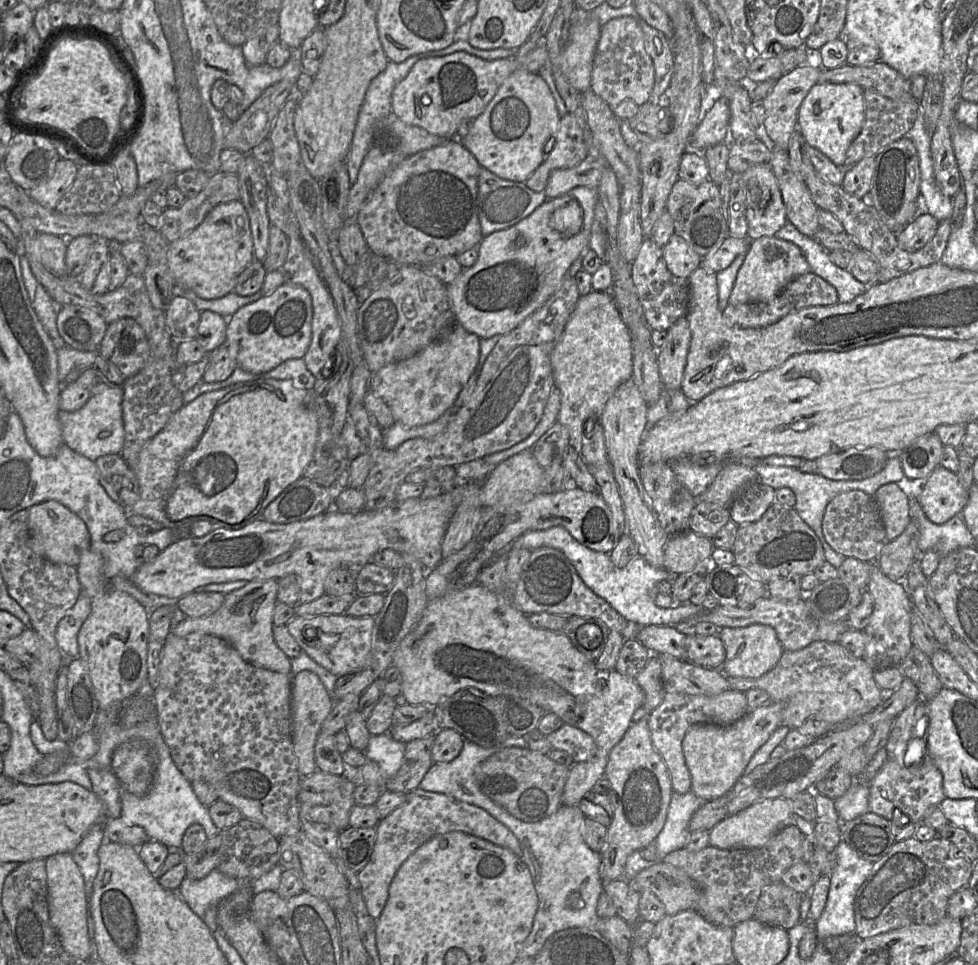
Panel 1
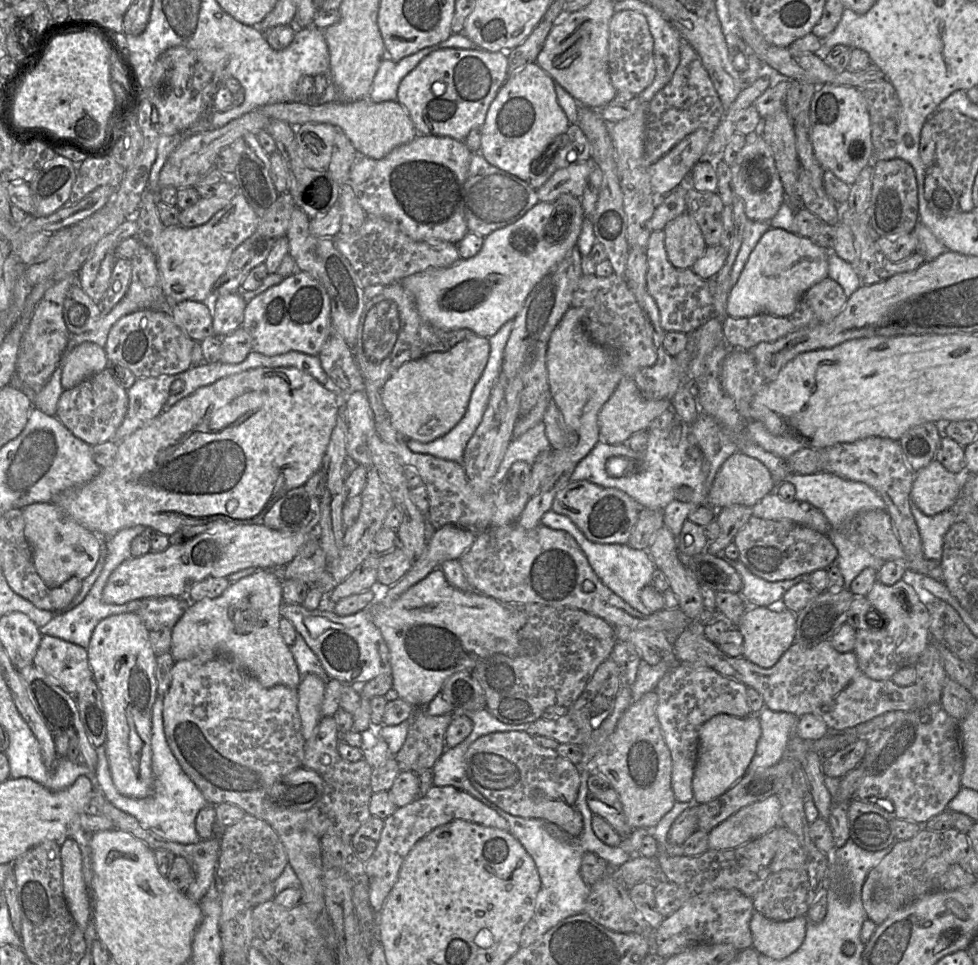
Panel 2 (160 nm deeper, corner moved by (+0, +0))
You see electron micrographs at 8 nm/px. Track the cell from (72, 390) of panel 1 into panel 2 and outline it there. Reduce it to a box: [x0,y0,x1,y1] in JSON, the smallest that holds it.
[56,366,127,446]

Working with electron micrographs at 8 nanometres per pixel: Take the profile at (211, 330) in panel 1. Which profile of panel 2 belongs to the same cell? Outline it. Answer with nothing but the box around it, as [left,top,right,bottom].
[210,292,247,337]

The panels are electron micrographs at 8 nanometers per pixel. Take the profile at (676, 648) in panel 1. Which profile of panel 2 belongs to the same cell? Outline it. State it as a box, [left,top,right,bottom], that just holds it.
[688,634,926,732]

